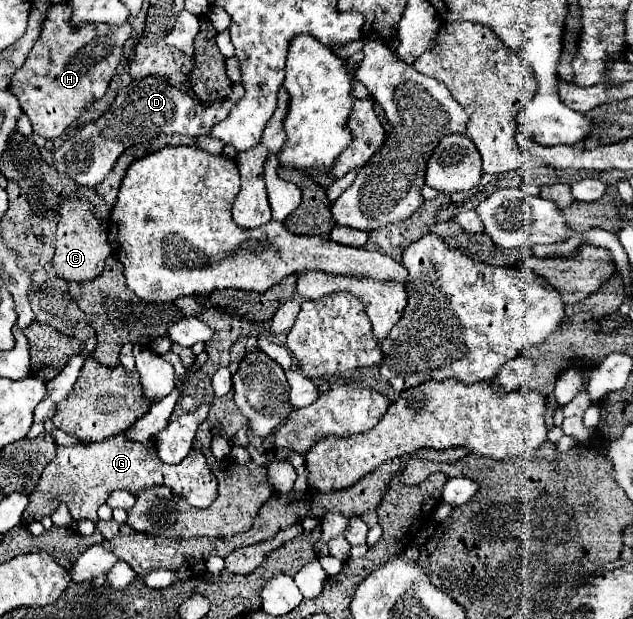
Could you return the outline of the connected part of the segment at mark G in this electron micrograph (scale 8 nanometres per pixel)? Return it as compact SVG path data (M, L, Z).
M119 433L107 441L93 445L77 443L71 447L59 447L55 459L49 461L49 465L41 473L35 491L29 495L25 513L39 521L45 515L53 515L53 509L57 509L57 505L67 505L73 519L91 519L93 523L97 523L97 509L107 501L107 495L111 491L123 489L137 495L139 491L155 485L167 485L175 489L175 493L185 497L193 507L209 507L217 499L217 479L209 471L205 455L201 451L191 449L185 461L167 465L159 459L155 441L139 443L127 439L125 433Z

